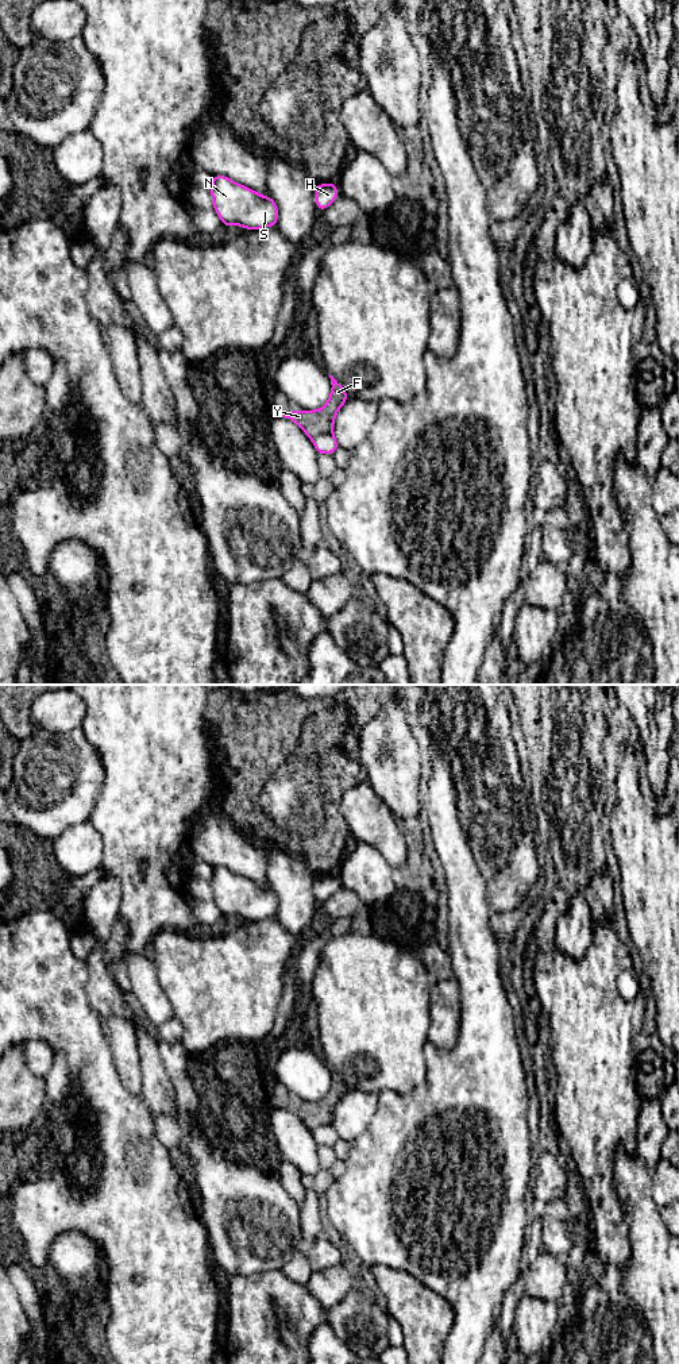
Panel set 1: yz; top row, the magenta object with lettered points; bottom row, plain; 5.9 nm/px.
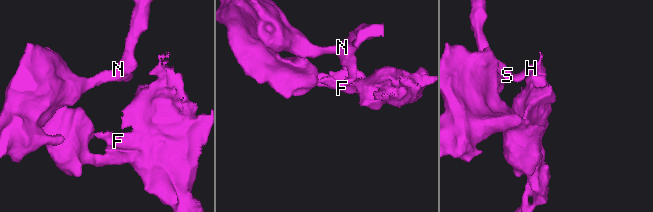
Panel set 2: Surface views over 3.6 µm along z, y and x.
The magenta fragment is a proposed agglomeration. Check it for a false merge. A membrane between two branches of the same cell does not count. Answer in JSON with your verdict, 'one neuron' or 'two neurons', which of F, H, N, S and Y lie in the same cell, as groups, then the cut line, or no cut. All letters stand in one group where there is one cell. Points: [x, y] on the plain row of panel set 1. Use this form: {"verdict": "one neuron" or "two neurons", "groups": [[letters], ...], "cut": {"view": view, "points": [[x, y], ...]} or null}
{"verdict": "two neurons", "groups": [["F", "Y"], ["H", "N", "S"]], "cut": {"view": "yz", "points": [[331, 1122], [321, 1124], [312, 1132]]}}

